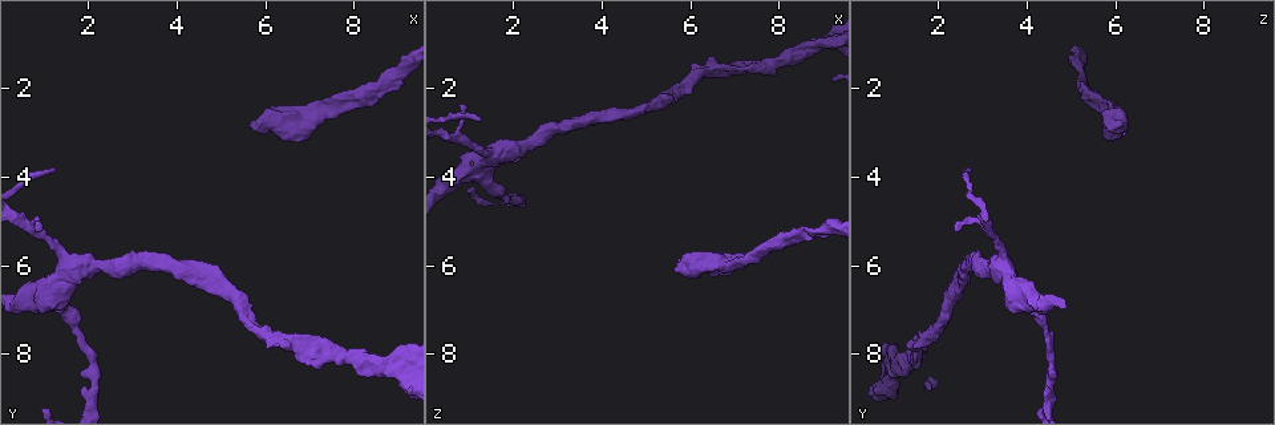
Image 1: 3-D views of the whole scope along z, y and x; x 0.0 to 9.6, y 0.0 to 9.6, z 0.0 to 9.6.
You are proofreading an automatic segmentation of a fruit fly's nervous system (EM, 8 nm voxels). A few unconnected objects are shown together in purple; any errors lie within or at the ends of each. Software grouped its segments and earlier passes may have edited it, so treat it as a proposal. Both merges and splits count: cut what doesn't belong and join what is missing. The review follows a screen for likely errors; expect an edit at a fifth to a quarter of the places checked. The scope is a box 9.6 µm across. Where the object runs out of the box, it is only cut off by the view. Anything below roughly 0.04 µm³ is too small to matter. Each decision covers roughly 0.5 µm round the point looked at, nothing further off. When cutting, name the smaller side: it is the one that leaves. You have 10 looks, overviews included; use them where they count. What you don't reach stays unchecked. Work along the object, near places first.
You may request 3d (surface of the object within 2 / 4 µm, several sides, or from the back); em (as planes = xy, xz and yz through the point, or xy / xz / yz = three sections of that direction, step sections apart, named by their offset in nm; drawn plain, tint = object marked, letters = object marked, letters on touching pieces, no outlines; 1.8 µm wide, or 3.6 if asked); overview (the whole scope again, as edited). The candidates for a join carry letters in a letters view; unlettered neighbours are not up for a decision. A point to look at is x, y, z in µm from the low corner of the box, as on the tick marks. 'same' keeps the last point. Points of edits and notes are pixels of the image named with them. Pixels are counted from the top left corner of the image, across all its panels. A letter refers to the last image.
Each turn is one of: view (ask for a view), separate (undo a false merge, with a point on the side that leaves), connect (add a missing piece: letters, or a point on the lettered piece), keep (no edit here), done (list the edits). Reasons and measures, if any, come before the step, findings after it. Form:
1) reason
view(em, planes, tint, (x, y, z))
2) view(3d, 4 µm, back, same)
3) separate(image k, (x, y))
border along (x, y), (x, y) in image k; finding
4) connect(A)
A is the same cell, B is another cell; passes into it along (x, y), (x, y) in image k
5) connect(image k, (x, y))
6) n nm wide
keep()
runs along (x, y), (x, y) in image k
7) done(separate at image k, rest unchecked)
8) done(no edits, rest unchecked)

four or more arms meet
view(3d, 4 µm, back, (9.05, 8.35, 0.90))

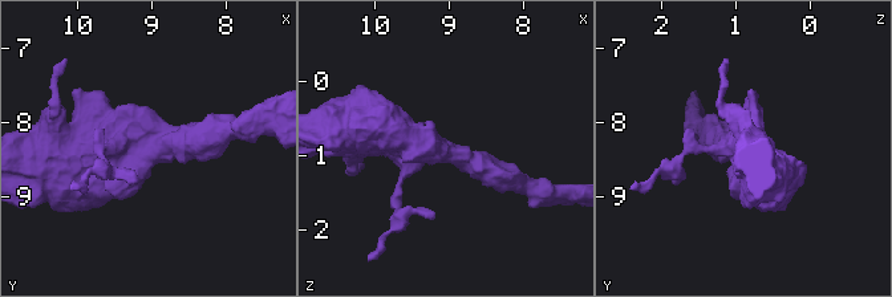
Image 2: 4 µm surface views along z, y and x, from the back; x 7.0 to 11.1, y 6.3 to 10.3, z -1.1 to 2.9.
view(em, yz, step 16, tint, (9.00, 8.40, 0.95))

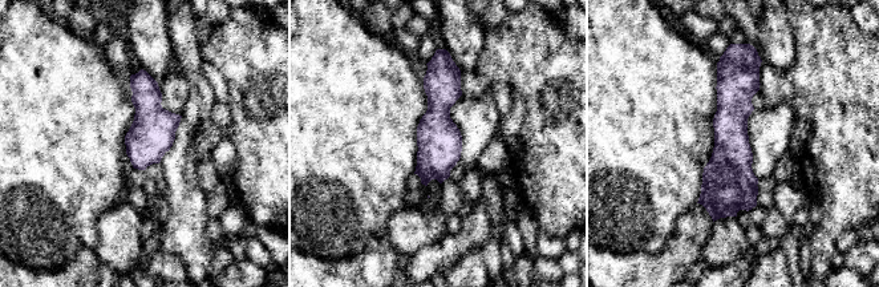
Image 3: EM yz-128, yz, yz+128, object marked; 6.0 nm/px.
another direction
view(em, planes, letters, same)

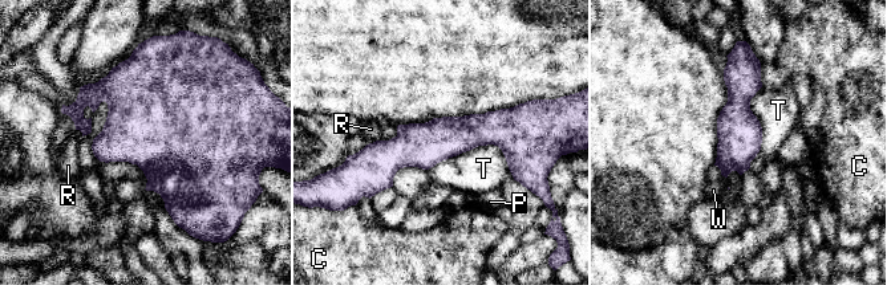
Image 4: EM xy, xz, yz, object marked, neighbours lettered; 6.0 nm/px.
4 arms
keep()
C, P, R, T and W are other cells; all the same cell

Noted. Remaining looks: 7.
calibre changes
view(em, 3.6 µm, planes, tint, (7.00, 2.80, 5.85))

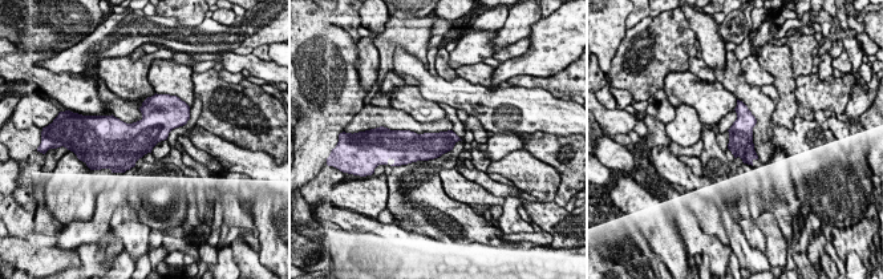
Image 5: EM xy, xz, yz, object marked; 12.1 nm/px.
view(em, 3.6 µm, planes, letters, same)

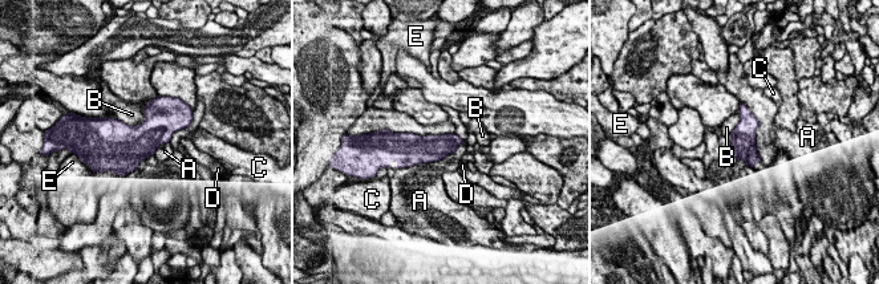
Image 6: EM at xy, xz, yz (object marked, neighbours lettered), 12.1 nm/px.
300 nm wide
keep()
A, B, C, D and E are other cells; one cell here

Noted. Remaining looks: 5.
tapers out
view(em, 3.6 µm, planes, letters, (0.85, 5.20, 2.40))

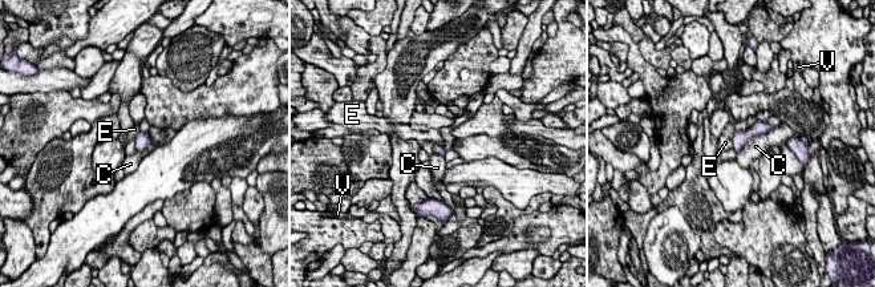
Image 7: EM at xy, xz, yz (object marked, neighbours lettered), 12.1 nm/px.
120 nm wide
keep()
C, E and V are other cells; border along (736, 132), (732, 148) in image 7; no lettered piece goes on from it

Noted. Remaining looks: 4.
arms part here
view(em, planes, plain, (1.35, 6.75, 3.95))

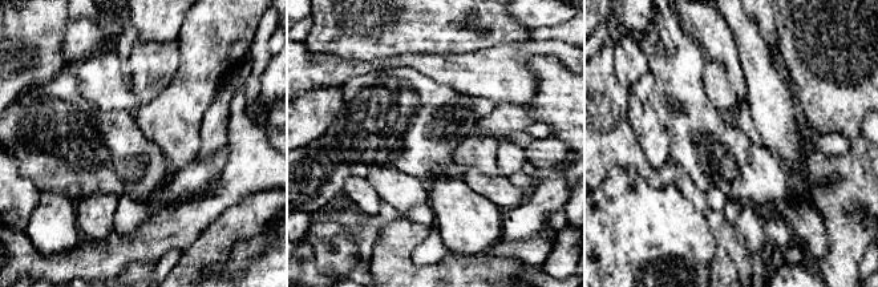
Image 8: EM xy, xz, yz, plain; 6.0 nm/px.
view(em, planes, letters, same)

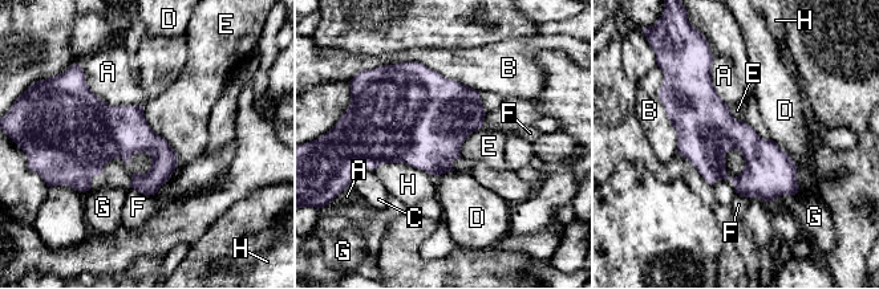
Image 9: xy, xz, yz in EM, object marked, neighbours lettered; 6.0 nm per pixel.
B touches over 550 nm
keep()
A, B, C, D, E, F, G and H are other cells; border along (142, 106), (177, 155), (157, 192) in image 9; continuous, no second cell

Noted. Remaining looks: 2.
done(no edits, rest unchecked)

